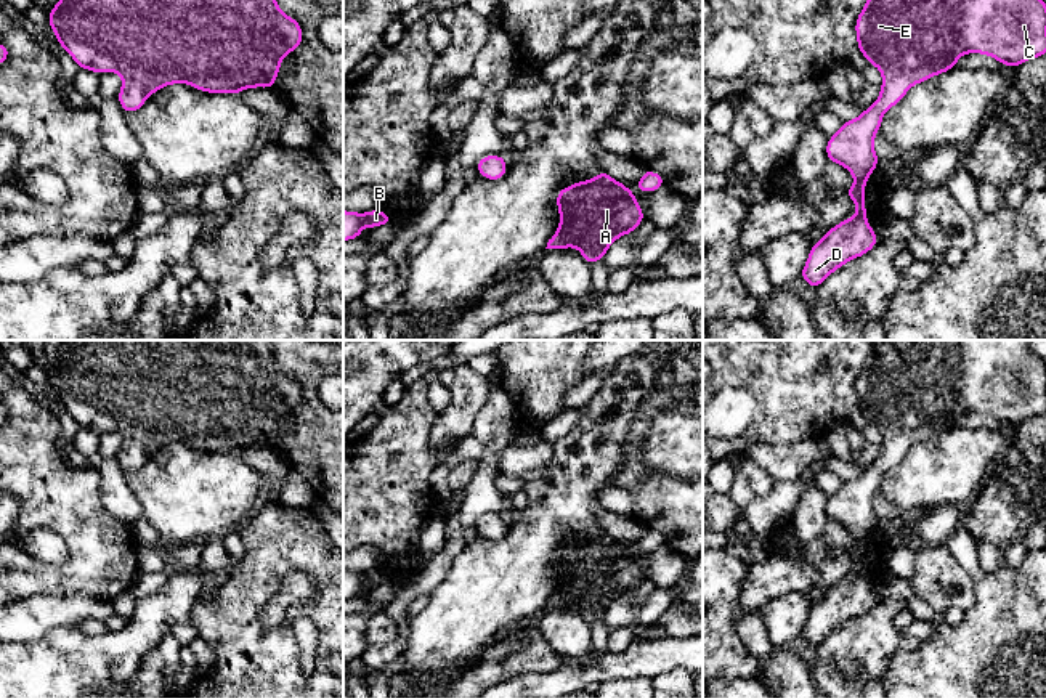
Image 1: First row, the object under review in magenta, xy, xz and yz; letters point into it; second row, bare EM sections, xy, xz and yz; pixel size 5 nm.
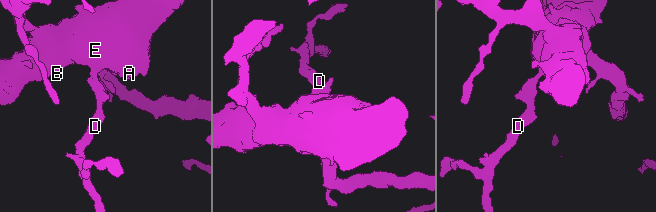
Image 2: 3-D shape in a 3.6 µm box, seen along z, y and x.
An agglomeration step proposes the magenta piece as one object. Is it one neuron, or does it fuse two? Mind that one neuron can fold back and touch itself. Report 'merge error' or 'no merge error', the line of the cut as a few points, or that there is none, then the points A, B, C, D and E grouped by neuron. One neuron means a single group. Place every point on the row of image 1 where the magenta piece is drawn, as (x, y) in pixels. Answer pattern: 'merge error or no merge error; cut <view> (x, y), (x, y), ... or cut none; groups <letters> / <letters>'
no merge error; cut none; groups A B C D E

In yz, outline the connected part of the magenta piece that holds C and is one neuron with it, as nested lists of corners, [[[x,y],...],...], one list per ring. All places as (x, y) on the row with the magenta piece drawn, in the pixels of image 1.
[[[866,0],[855,32],[857,48],[881,71],[882,87],[874,104],[842,122],[828,138],[826,159],[853,177],[855,185],[845,193],[857,215],[833,226],[812,246],[801,276],[815,289],[879,241],[866,221],[865,186],[881,160],[873,141],[884,112],[913,85],[956,67],[963,55],[987,55],[1012,69],[1046,55],[1046,2]]]

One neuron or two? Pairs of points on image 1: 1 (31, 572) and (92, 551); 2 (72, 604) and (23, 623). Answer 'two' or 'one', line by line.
1: one
2: one

